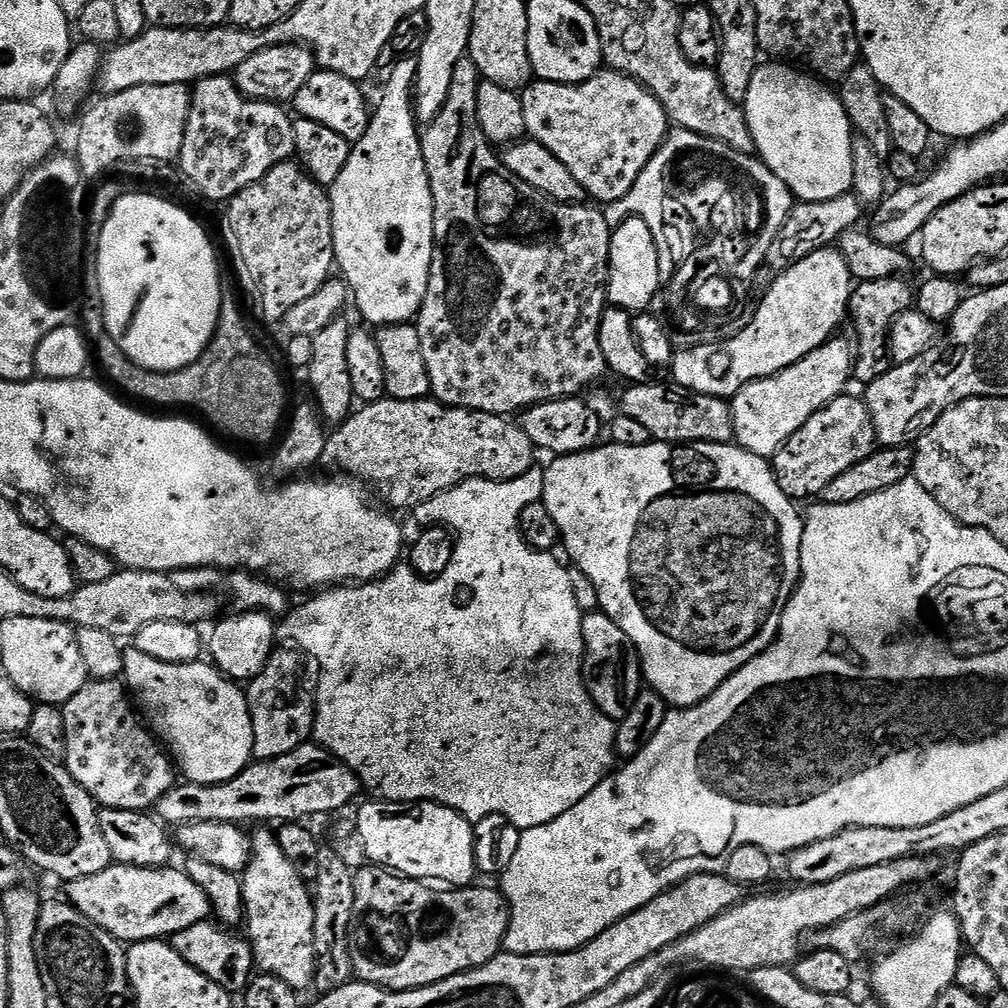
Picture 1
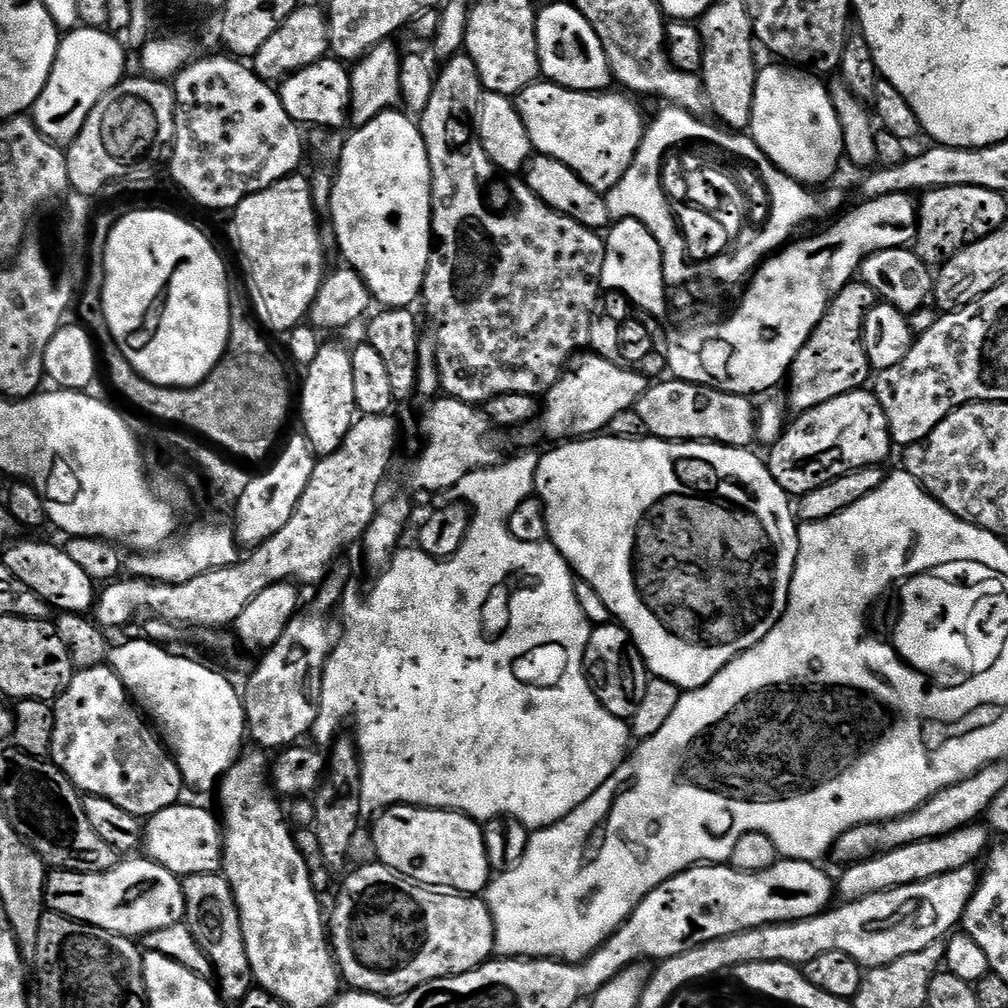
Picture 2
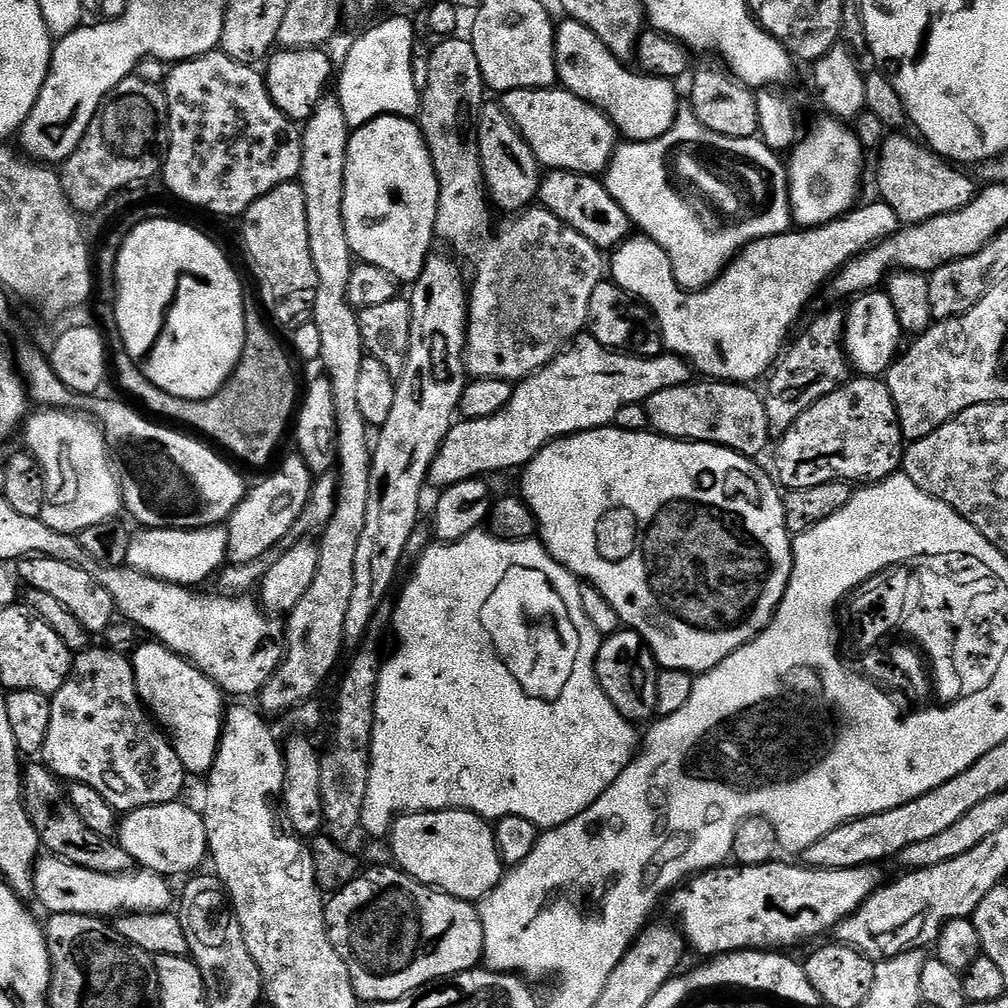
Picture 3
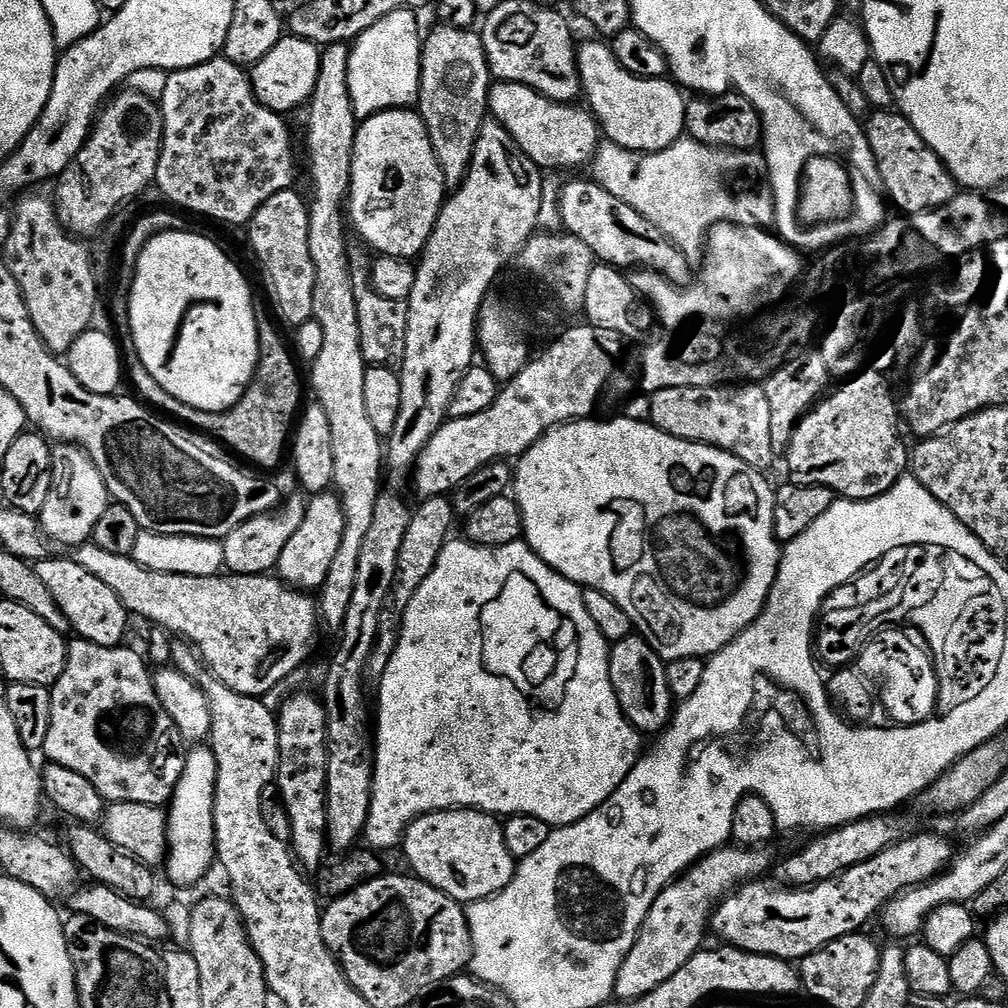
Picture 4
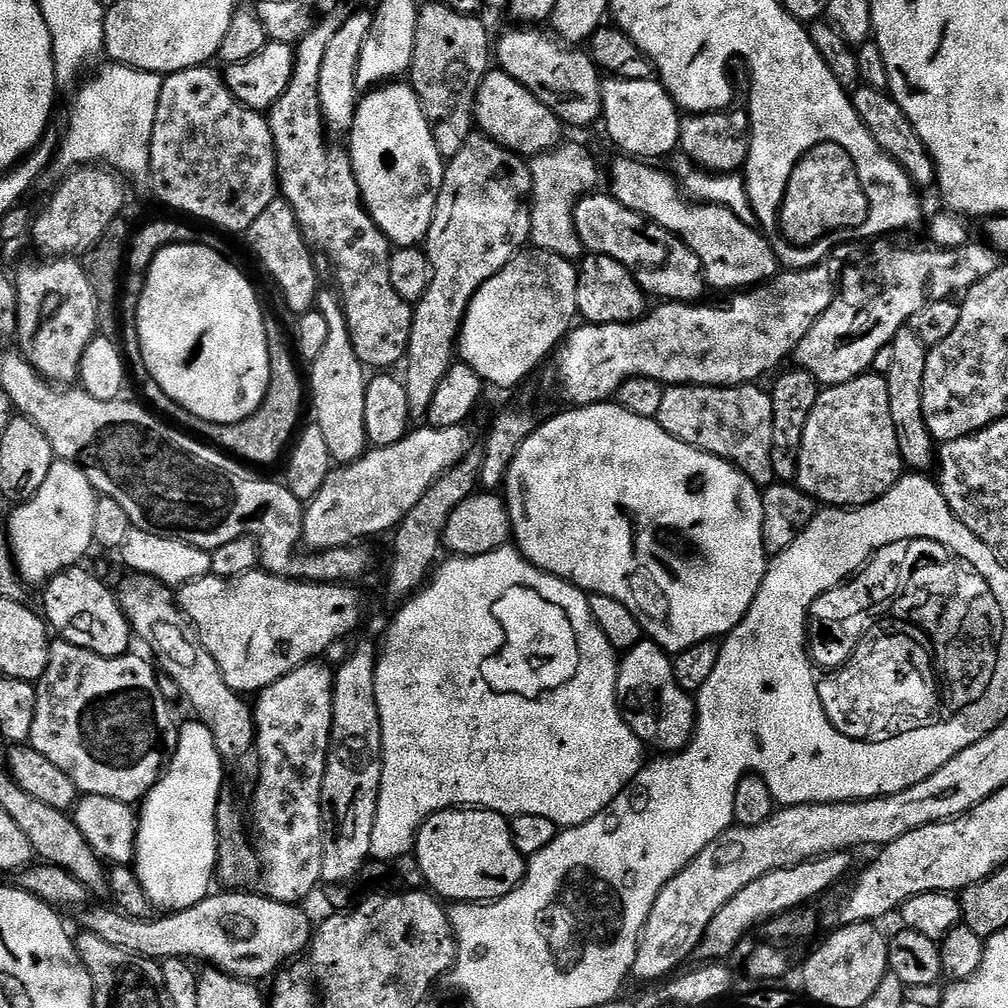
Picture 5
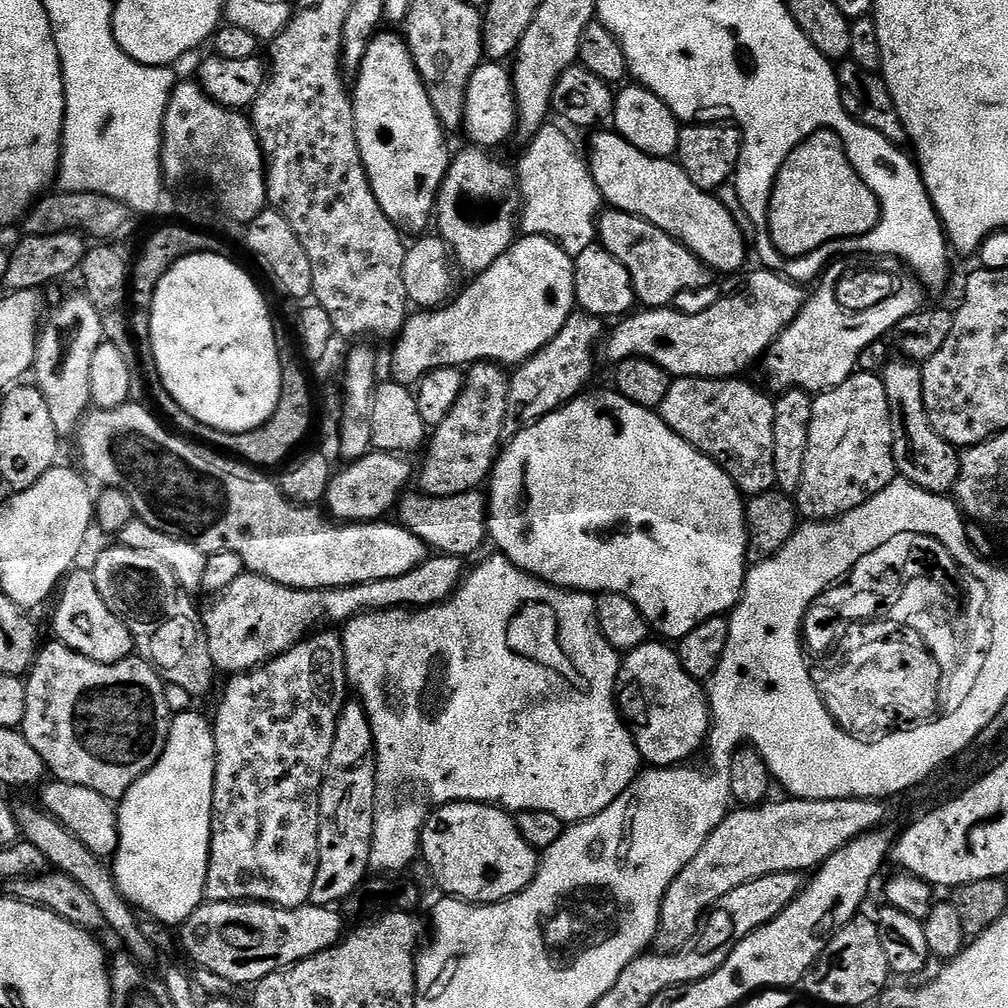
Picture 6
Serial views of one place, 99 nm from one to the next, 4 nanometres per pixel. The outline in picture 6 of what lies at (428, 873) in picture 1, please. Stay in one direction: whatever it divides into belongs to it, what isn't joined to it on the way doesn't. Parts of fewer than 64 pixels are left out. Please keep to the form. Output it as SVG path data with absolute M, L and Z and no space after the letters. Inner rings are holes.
M462 800L458 804L439 805L424 821L418 848L434 874L437 889L449 897L467 900L469 904L500 904L511 896L517 896L532 884L538 867L536 849L522 838L522 834L518 834L515 819L495 804L472 804L469 800Z

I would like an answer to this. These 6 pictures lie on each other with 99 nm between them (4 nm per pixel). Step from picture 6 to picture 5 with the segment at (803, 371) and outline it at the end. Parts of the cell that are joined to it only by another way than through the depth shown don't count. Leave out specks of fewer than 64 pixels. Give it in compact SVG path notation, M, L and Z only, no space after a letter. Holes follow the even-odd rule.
M886 240L875 241L871 245L872 252L877 264L887 268L890 272L895 272L898 275L898 280L888 288L882 288L864 307L837 299L827 308L825 314L822 314L822 317L810 330L810 334L806 334L806 338L802 338L802 342L796 347L795 363L810 374L814 374L814 378L822 386L845 384L856 376L865 375L871 369L878 350L882 346L891 344L898 330L911 321L913 314L924 309L929 300L951 299L953 296L967 291L982 278L986 278L986 275L992 274L1002 262L999 254L983 243L980 245L969 242L958 248L929 248L930 250L922 251L894 250L888 243L890 242Z

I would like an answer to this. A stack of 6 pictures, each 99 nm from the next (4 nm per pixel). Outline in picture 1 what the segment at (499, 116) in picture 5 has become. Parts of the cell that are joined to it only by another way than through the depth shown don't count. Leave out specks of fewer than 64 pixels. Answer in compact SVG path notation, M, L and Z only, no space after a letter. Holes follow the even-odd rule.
M601 70L589 80L580 84L555 84L549 80L536 80L523 89L520 96L522 114L526 114L526 133L537 140L578 182L589 197L593 196L601 205L610 205L628 194L642 170L654 158L654 154L664 145L670 131L670 121L663 106L654 94L639 82L621 72Z

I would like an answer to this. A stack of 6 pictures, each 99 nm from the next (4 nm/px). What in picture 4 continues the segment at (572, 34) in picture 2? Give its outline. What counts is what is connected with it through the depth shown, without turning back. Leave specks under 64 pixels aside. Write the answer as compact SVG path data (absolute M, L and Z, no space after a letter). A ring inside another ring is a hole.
M596 40L577 47L576 69L580 71L583 99L588 99L587 107L596 117L601 133L631 152L661 152L681 139L685 135L685 93L671 79L647 80L622 70L611 47Z

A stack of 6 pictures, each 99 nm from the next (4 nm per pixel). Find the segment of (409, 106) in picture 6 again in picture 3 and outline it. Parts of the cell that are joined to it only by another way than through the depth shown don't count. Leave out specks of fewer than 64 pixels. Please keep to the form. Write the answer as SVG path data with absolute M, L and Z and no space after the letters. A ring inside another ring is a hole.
M379 116L369 124L362 125L349 135L348 149L346 150L346 190L342 198L342 218L346 222L346 238L350 238L350 250L353 257L359 263L378 266L378 270L386 270L393 280L401 285L411 285L422 274L424 264L433 251L432 240L436 236L436 207L438 206L438 178L432 165L432 159L428 153L428 147L424 141L424 135L420 133L419 123L403 116Z

